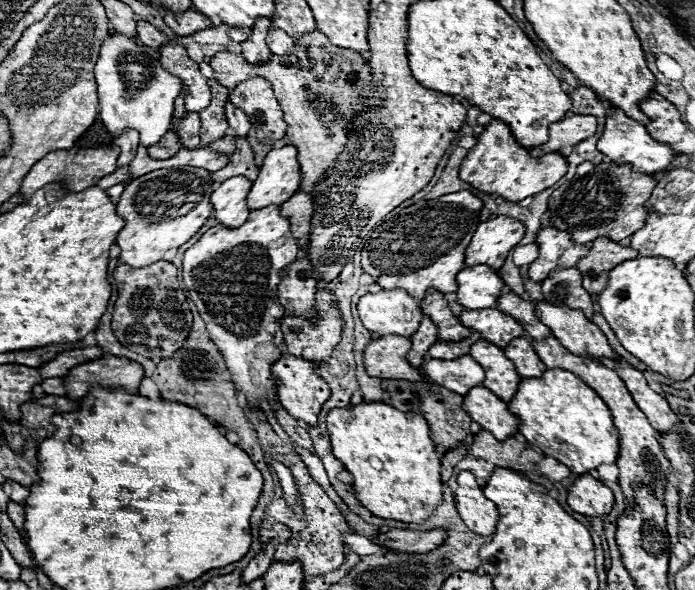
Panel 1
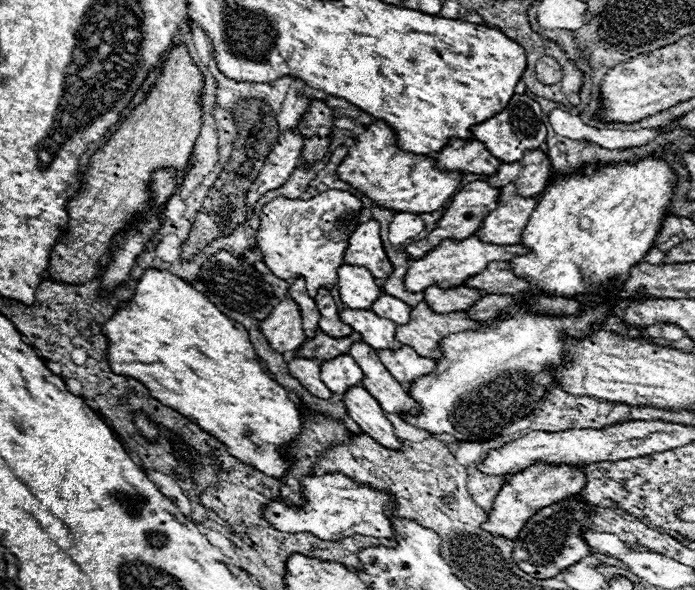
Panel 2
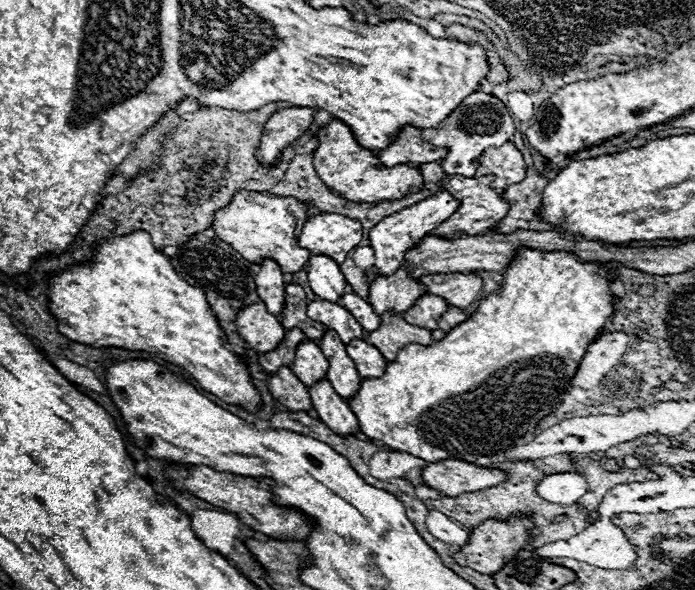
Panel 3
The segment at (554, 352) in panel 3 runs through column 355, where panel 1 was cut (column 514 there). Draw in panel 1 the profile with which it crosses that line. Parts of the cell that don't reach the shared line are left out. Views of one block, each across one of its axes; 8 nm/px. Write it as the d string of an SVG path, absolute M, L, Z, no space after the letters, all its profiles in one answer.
M552 368L540 378L524 378L516 396L510 400L512 412L520 418L520 434L532 446L540 448L566 464L576 474L586 474L600 464L616 464L620 452L620 436L614 426L610 408L604 400L568 370Z

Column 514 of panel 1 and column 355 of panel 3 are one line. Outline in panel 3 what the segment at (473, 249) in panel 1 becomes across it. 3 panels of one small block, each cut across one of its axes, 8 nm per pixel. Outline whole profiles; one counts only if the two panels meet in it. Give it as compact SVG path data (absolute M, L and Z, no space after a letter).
M320 212L308 218L298 236L298 244L310 250L310 254L324 254L338 264L346 260L346 254L362 240L362 226L340 214Z

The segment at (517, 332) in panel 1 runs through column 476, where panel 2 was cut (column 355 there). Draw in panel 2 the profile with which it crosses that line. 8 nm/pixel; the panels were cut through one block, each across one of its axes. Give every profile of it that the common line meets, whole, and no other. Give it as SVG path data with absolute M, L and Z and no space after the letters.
M344 308L340 310L340 320L348 324L354 332L358 332L362 336L362 342L374 350L388 350L388 348L402 346L400 342L394 340L396 324L386 318L376 316L370 310Z

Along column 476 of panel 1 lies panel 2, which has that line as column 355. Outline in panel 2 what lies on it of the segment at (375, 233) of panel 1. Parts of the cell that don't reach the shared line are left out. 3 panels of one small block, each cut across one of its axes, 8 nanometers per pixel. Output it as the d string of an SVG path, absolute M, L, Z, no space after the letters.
M326 190L310 200L290 200L284 196L270 200L268 204L262 206L262 212L258 214L260 228L256 230L256 244L262 254L262 262L272 270L274 276L278 276L282 280L304 278L306 290L310 294L316 294L318 288L326 288L328 284L336 284L338 266L344 264L342 256L346 250L348 234L356 228L360 210L362 210L362 202L356 196L352 196L350 192L340 192L340 190Z

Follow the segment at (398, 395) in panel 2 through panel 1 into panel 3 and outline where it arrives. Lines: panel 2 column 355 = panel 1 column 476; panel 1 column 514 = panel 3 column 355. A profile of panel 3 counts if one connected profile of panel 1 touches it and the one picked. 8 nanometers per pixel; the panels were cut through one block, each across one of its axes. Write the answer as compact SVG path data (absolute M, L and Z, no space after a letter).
M330 330L328 334L324 334L318 346L330 364L326 370L328 382L332 384L336 394L340 394L342 398L352 398L358 392L362 380L356 374L354 362L348 358L344 350L344 342L340 342L340 338L336 338L336 334L332 334Z

